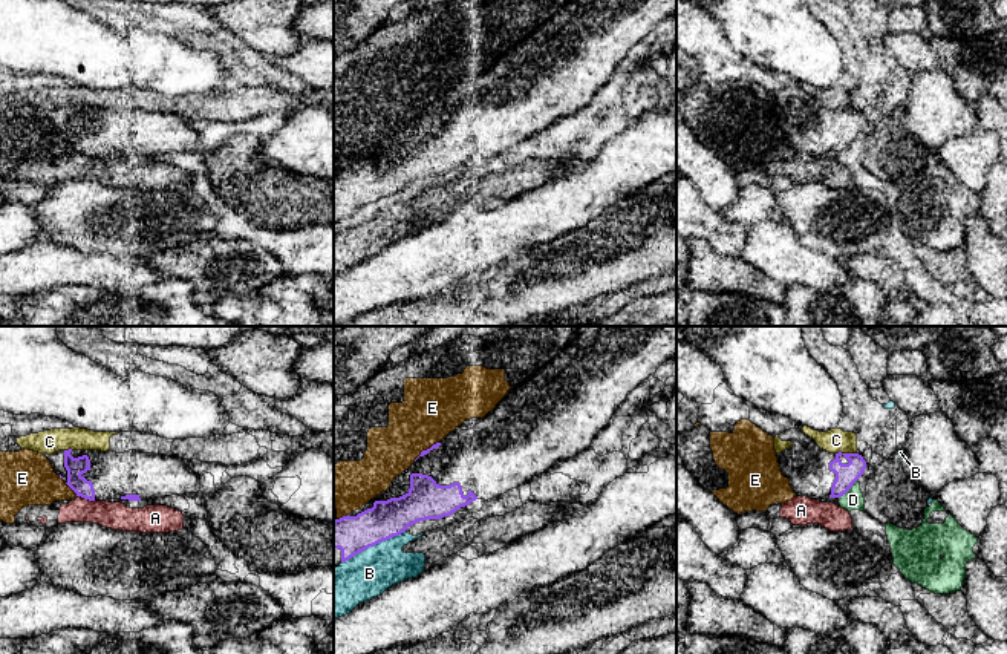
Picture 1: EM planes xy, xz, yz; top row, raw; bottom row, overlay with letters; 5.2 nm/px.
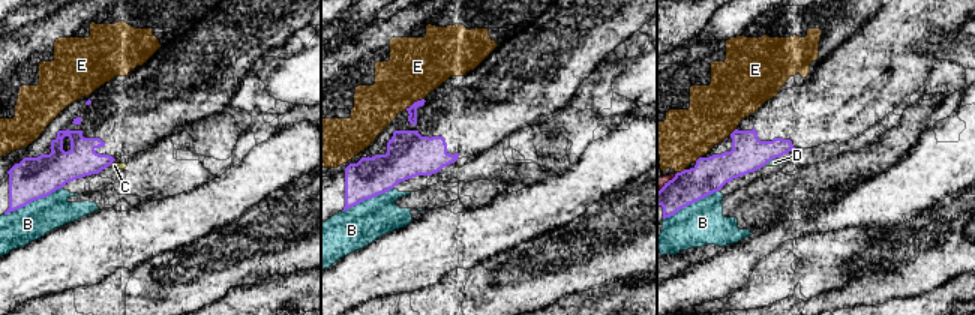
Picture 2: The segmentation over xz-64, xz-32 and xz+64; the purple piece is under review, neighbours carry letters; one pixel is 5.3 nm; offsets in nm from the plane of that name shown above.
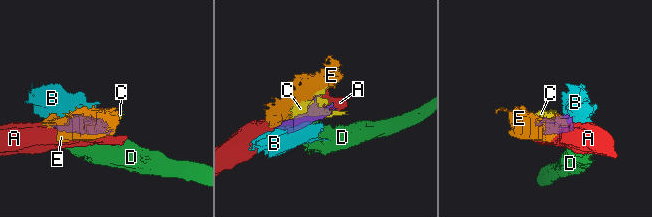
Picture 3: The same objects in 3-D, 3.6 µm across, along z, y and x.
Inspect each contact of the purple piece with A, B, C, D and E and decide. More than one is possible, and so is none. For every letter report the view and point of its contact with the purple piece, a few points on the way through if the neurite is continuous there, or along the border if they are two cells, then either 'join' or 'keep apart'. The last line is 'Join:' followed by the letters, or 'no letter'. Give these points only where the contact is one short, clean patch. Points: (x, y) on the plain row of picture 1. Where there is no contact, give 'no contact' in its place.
A: meets purple in xy at (86, 155); keep apart
B: meets purple in xz at (372, 202); border along xz (404, 187), (366, 204), (342, 219); keep apart
C: meets purple in yz at (845, 111); keep apart
D: meets purple in yz at (848, 146); border along yz (856, 137), (839, 155); keep apart
E: meets purple in xy at (71, 144); keep apart
Join: no letter

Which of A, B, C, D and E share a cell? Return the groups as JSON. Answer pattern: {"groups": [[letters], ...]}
{"groups": [["A"], ["B"], ["C"], ["D"], ["E"]]}

